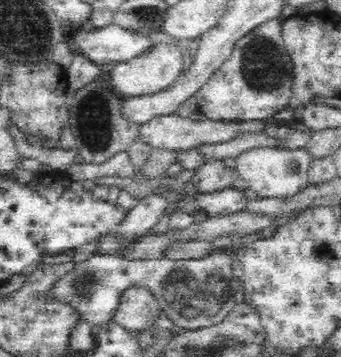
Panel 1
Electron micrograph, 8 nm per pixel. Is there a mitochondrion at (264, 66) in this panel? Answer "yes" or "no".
yes

